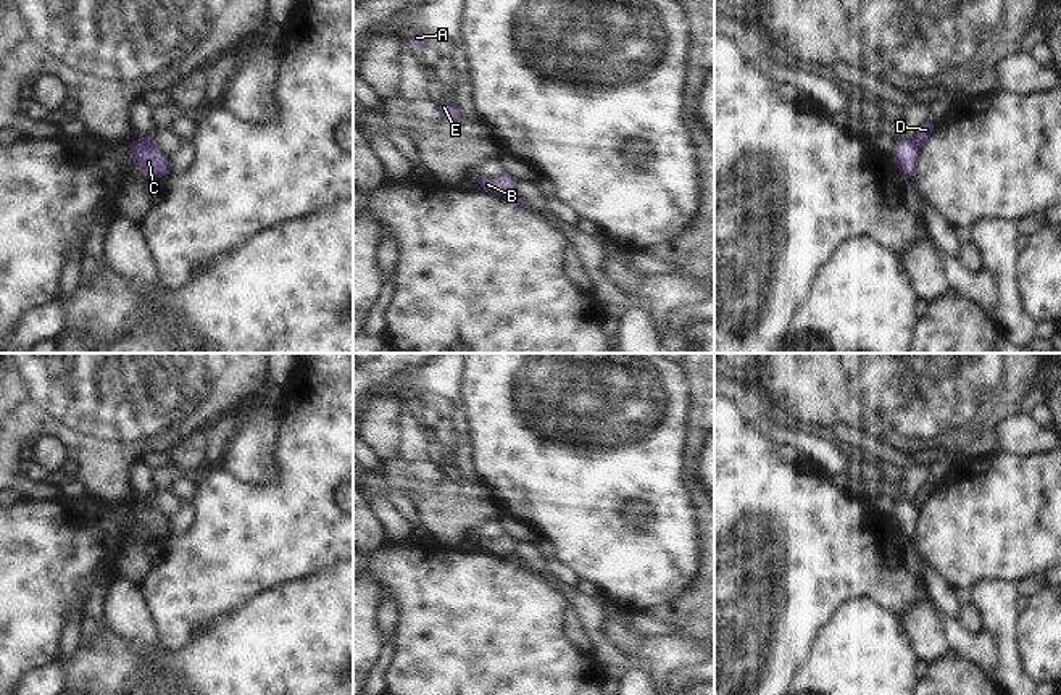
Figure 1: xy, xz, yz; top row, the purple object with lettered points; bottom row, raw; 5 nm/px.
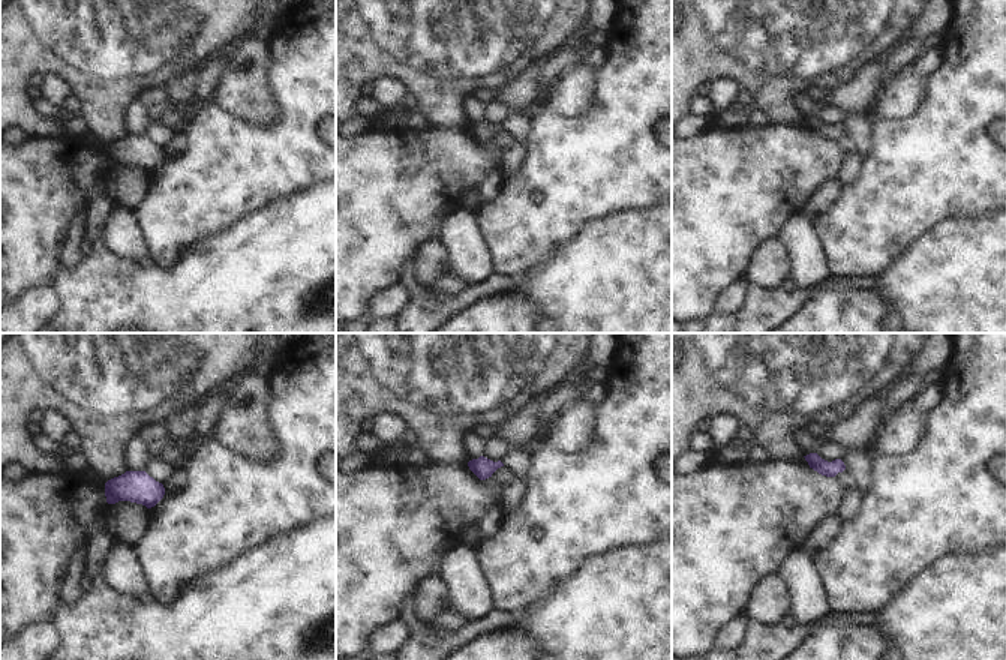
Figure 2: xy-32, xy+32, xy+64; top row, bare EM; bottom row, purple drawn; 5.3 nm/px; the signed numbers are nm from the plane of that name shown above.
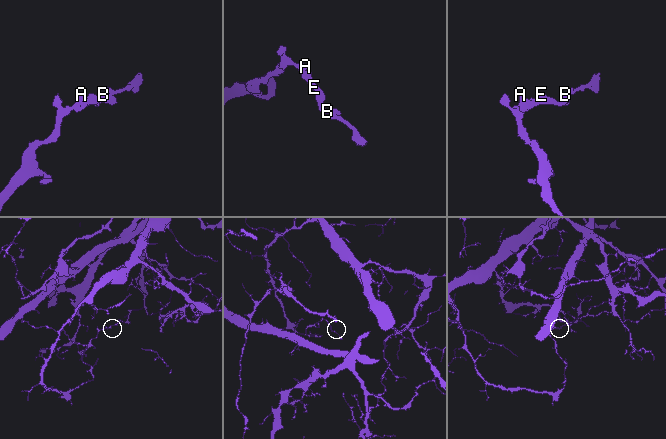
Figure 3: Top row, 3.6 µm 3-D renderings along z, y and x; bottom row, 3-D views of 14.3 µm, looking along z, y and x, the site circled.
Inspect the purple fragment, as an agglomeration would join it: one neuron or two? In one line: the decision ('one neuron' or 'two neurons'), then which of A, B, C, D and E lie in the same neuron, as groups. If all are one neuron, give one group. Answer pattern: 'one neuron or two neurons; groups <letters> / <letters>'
two neurons; groups A B C E / D

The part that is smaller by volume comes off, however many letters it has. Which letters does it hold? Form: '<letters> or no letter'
D

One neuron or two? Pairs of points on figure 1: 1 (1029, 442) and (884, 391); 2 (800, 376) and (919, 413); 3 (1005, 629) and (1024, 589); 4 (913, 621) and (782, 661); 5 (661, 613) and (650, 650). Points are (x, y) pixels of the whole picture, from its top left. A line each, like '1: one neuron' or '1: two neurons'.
1: two neurons
2: one neuron
3: two neurons
4: two neurons
5: two neurons

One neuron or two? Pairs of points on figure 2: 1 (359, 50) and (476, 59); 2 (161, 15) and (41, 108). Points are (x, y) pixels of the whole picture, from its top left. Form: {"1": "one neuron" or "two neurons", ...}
{"1": "one neuron", "2": "two neurons"}

